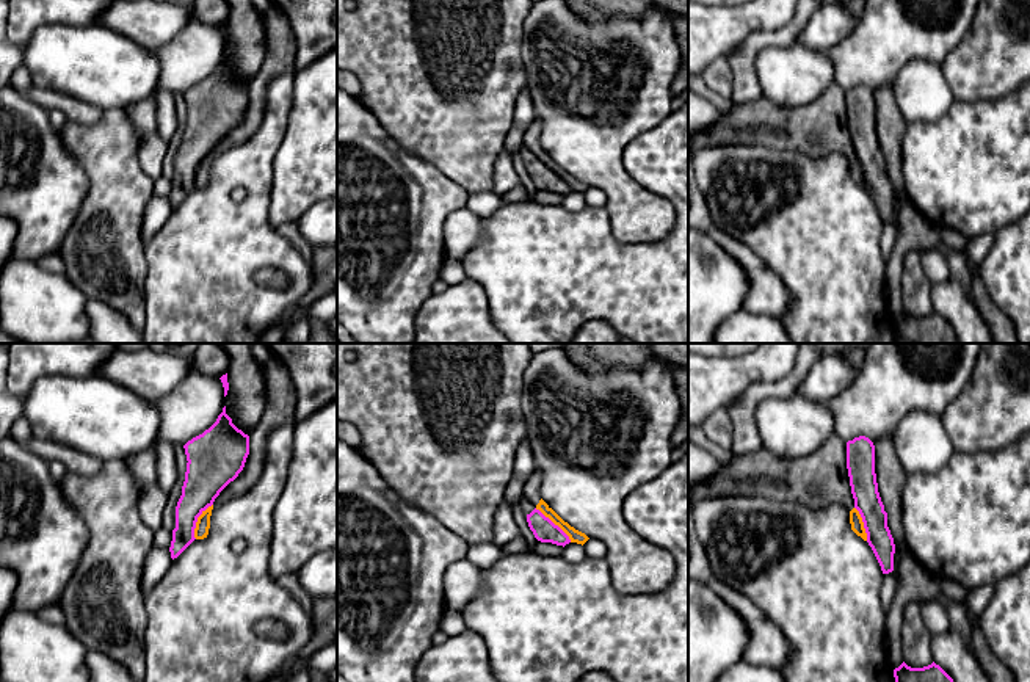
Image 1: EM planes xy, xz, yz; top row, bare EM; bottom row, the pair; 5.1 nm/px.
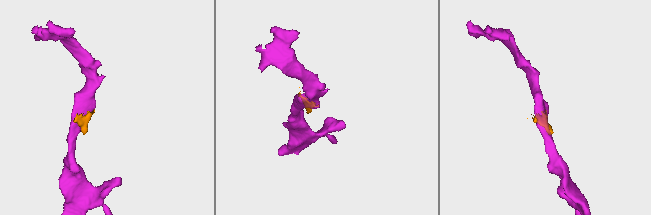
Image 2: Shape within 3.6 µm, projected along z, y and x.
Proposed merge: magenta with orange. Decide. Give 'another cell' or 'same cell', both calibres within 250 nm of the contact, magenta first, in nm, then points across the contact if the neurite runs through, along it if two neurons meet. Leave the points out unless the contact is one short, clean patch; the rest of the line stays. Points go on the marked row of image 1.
another cell; calibres 120 and 70 nm; border xz (535, 508), (547, 516), (571, 541)

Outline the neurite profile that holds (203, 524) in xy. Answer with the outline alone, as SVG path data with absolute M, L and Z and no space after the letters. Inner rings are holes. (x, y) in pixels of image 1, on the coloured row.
M213 505L209 506L202 514L198 517L196 528L194 528L194 538L204 539L209 535L210 528L210 516L212 516Z

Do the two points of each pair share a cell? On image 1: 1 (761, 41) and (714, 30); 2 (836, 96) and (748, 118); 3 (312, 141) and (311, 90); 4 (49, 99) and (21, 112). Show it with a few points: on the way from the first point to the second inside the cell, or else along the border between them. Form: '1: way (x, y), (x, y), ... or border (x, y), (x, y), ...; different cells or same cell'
1: border (781, 29), (756, 30), (725, 55); different cells
2: way (814, 118), (770, 119); same cell
3: way (312, 129), (312, 107), (309, 102); same cell
4: border (25, 93), (47, 112); different cells

